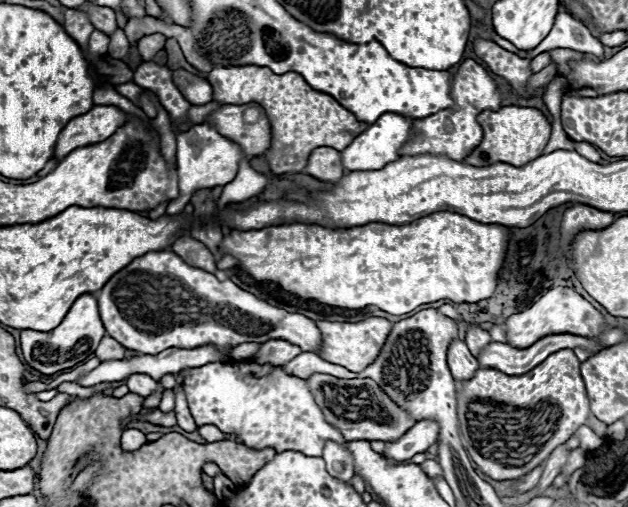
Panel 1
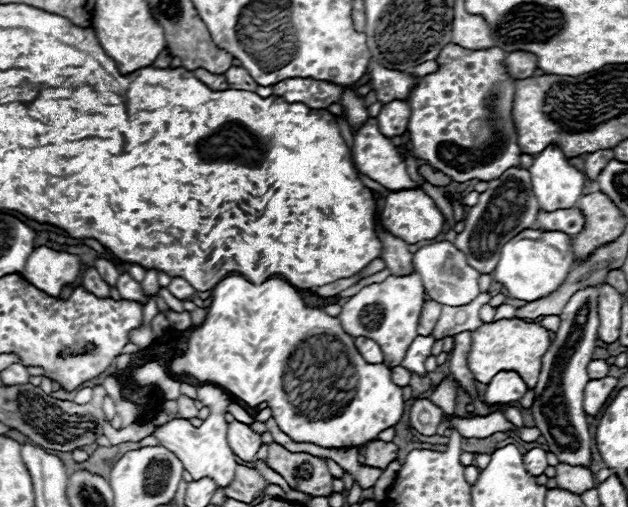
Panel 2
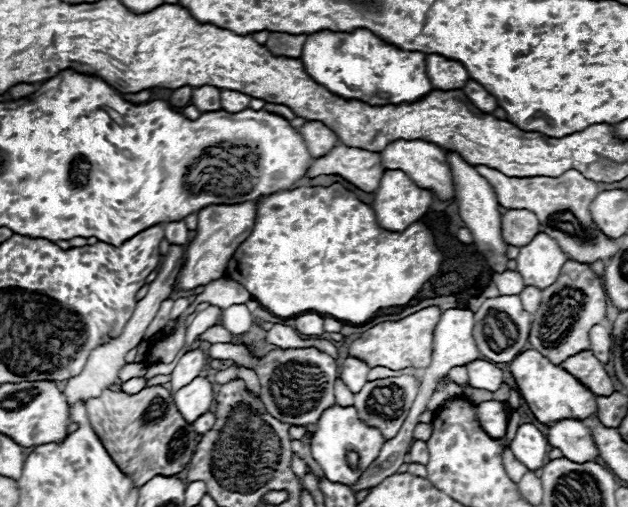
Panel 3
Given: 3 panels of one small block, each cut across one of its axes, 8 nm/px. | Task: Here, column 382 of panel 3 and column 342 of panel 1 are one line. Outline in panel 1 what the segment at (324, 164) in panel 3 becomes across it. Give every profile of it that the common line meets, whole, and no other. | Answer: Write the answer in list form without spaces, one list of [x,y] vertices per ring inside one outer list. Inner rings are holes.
[[[320,146],[314,148],[308,164],[306,164],[306,174],[318,178],[318,180],[326,180],[326,182],[336,182],[336,178],[340,178],[340,174],[344,174],[342,162],[340,162],[340,152],[328,146]]]

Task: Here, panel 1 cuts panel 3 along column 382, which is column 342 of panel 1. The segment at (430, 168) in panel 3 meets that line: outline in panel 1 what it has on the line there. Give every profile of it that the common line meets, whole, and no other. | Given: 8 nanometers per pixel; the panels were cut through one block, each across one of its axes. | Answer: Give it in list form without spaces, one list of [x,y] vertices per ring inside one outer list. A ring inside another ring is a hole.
[[[382,114],[360,136],[356,136],[342,154],[346,170],[376,170],[392,158],[400,158],[400,146],[412,136],[412,120],[400,114]]]

